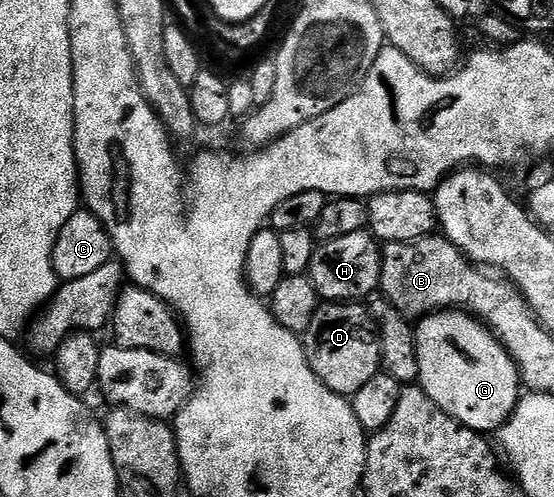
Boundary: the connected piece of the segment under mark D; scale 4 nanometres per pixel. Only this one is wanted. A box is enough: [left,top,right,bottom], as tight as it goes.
[302,302,383,398]

